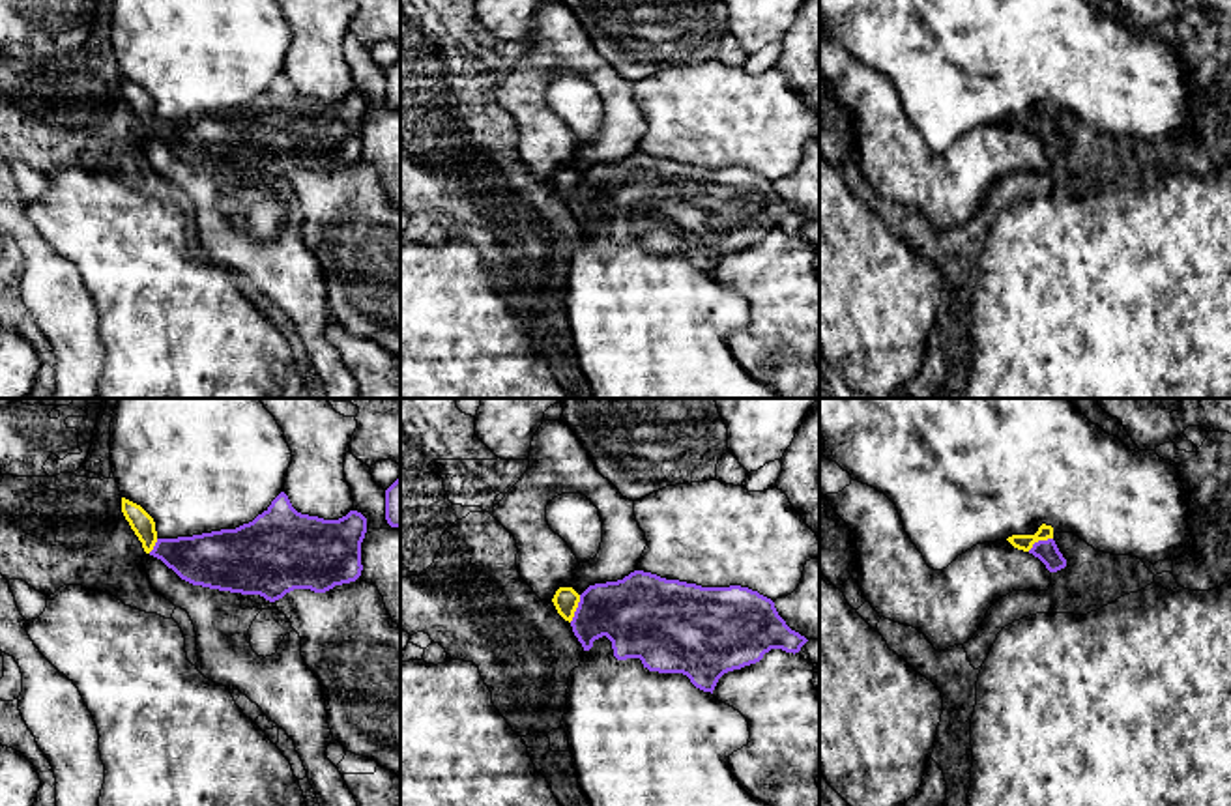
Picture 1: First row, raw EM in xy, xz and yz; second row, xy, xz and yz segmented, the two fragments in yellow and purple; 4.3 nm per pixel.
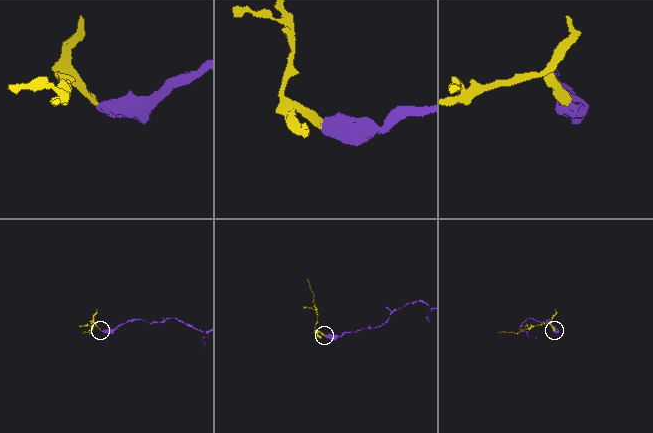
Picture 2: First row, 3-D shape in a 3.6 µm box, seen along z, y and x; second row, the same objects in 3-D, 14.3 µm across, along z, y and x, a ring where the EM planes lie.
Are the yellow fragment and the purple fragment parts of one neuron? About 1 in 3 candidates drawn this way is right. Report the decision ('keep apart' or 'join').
join

